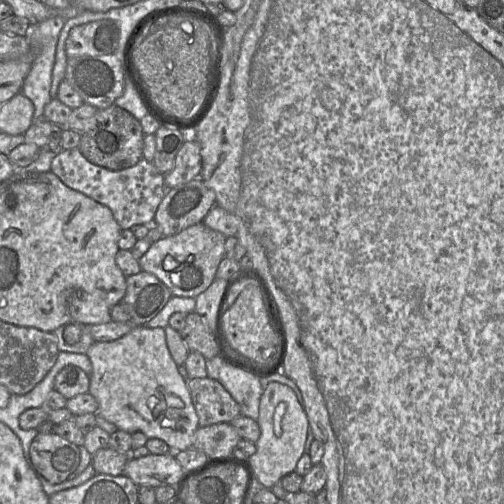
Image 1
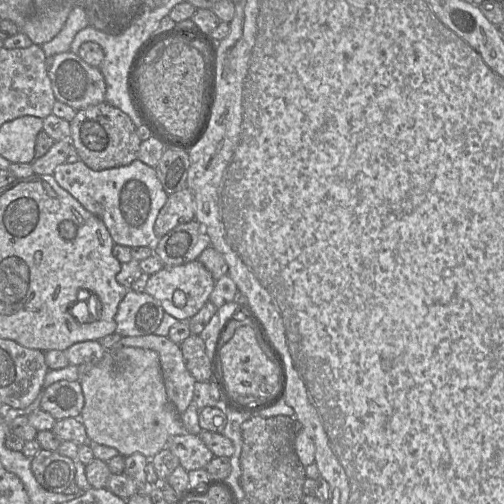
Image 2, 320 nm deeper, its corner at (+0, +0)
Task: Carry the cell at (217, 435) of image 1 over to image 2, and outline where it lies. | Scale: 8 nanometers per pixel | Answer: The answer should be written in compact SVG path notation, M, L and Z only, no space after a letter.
M185 433L173 436L165 448L178 457L180 465L188 472L205 468L214 457L196 434Z

